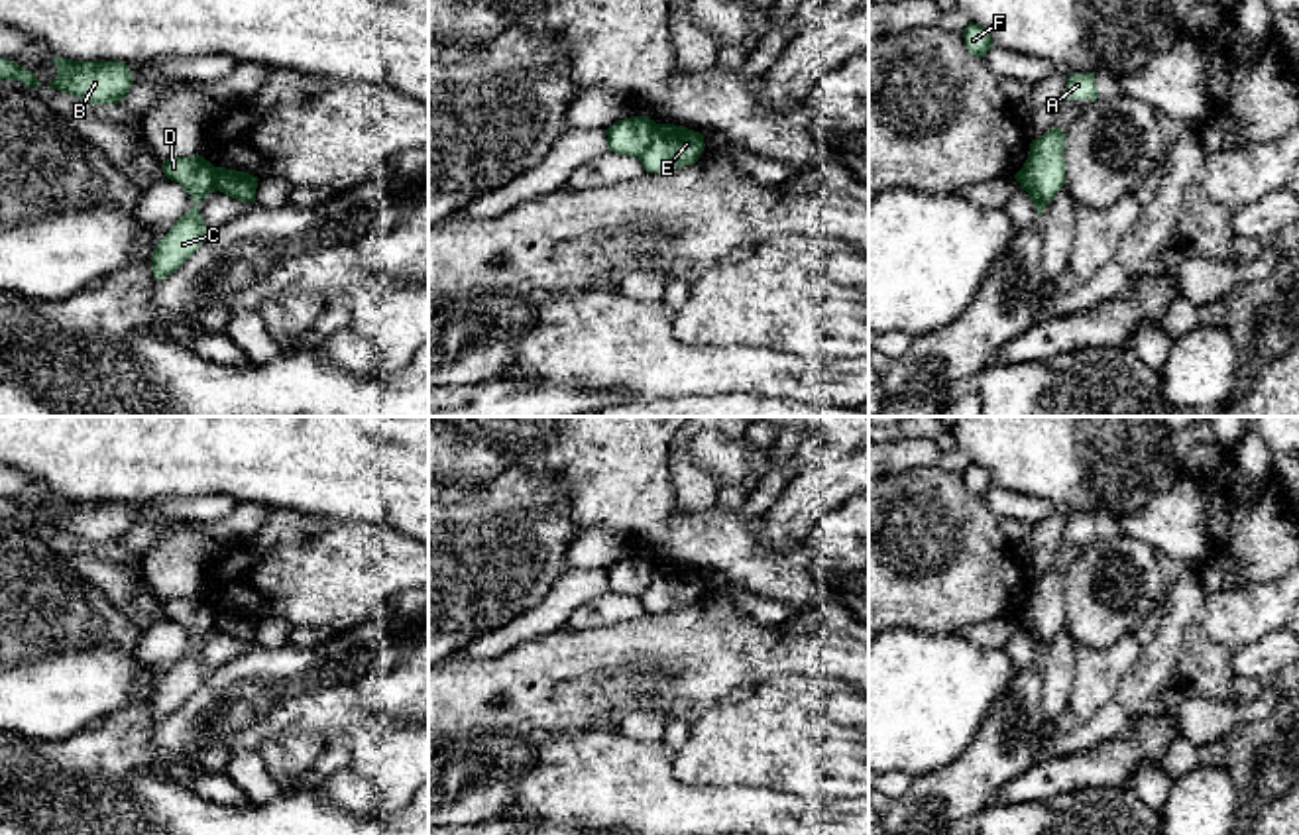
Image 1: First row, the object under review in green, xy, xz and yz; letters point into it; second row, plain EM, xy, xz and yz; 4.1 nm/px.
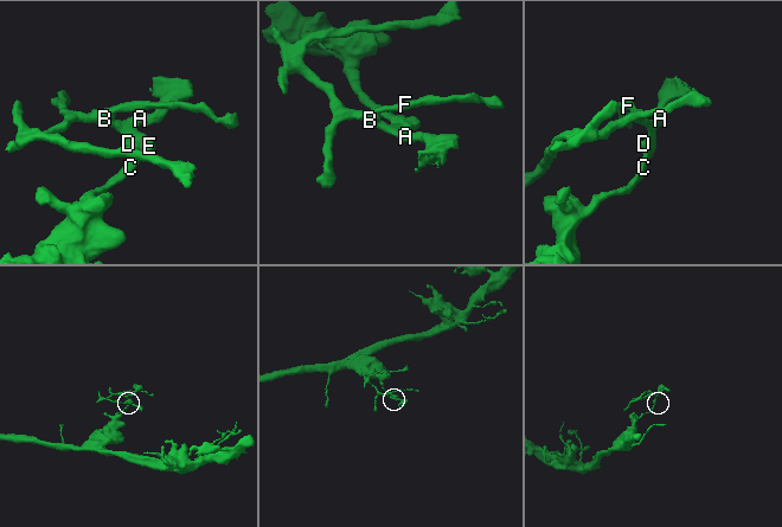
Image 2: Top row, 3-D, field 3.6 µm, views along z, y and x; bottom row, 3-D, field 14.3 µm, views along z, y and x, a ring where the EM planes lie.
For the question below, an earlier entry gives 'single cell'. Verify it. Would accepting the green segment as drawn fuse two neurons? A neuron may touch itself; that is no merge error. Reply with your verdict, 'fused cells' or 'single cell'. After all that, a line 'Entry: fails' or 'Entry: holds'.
fused cells
Entry: fails

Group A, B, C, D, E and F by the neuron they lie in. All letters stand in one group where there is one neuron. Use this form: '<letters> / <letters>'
A B E F / C D

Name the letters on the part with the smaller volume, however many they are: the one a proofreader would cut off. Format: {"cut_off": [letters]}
{"cut_off": ["A", "B", "E", "F"]}

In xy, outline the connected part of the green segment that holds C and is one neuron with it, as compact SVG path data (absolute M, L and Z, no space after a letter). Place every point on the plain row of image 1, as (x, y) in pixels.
M200 595L171 597L163 601L163 613L191 635L195 646L171 666L151 694L157 723L181 707L206 680L208 670L198 644L214 631L214 605Z

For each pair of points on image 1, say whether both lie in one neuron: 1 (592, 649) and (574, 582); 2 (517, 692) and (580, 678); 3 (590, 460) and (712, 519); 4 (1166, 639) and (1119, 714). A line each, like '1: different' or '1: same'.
1: different
2: same
3: same
4: same

